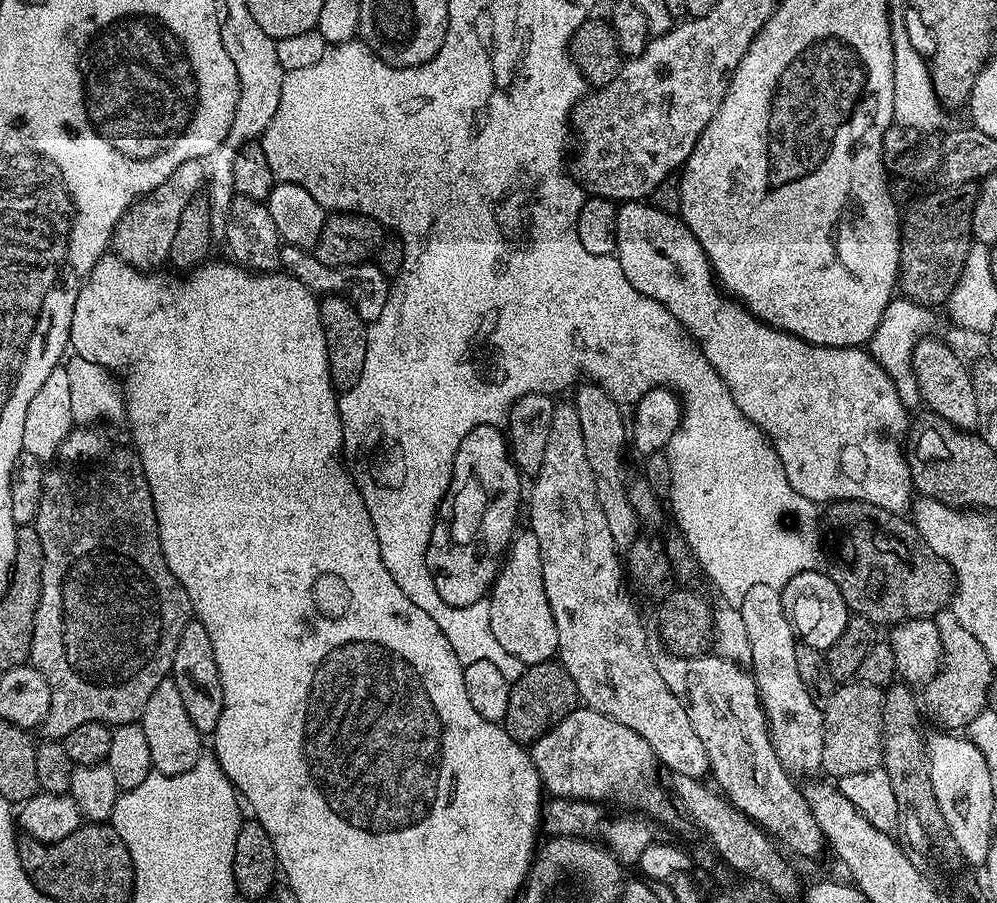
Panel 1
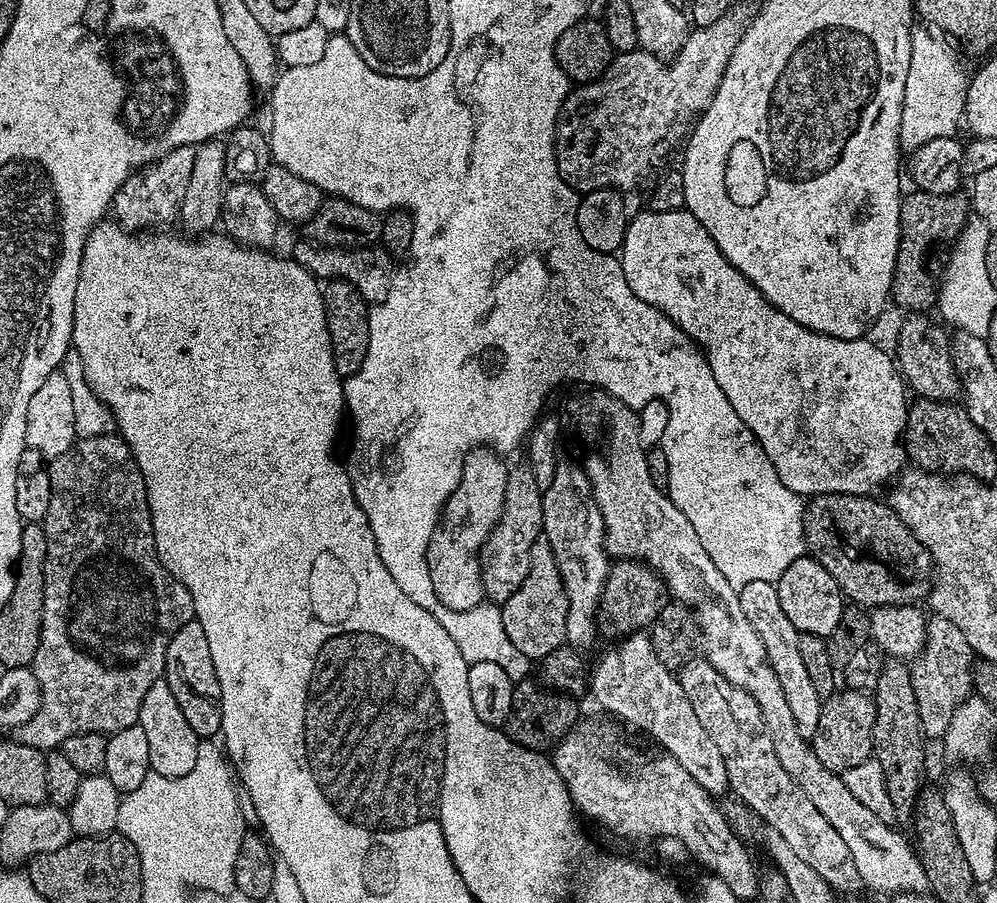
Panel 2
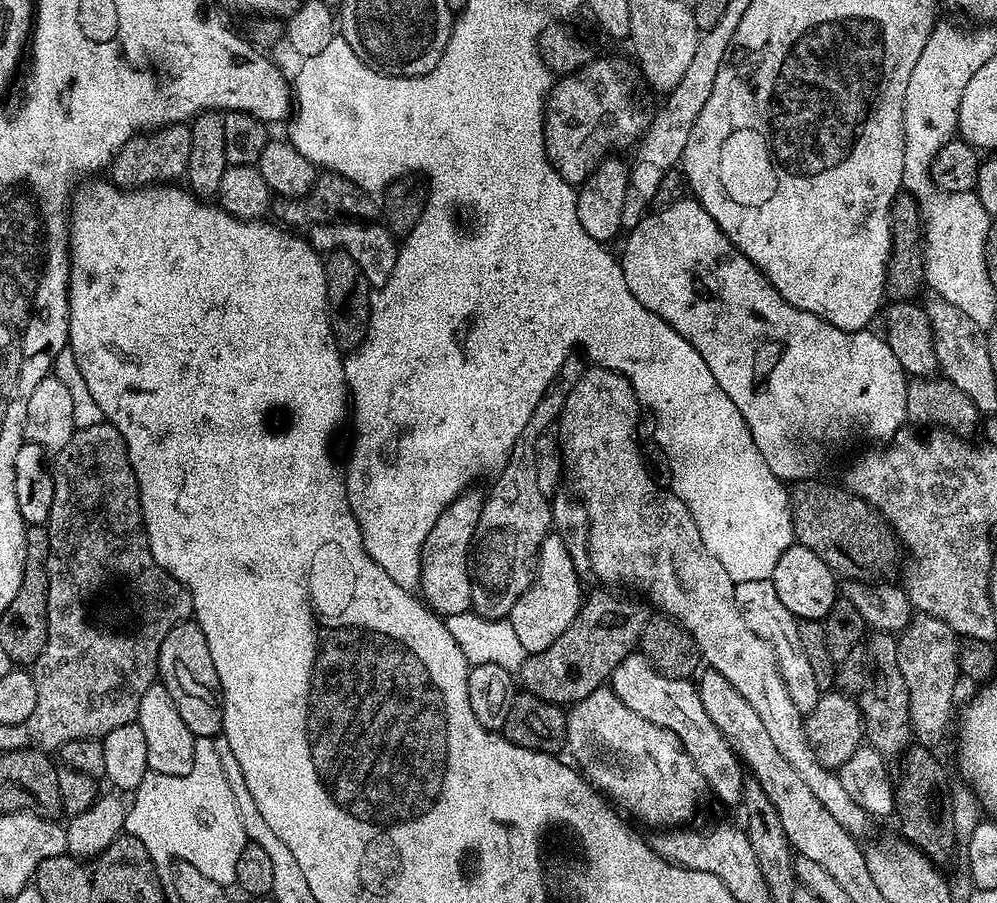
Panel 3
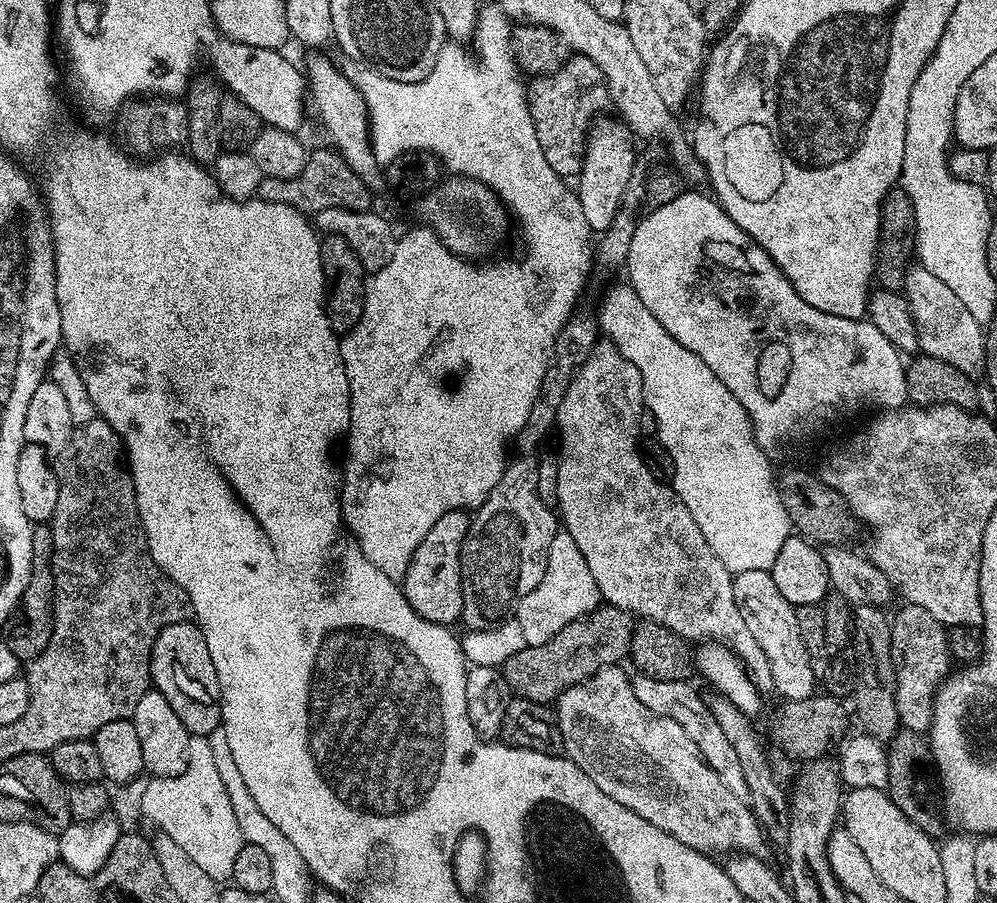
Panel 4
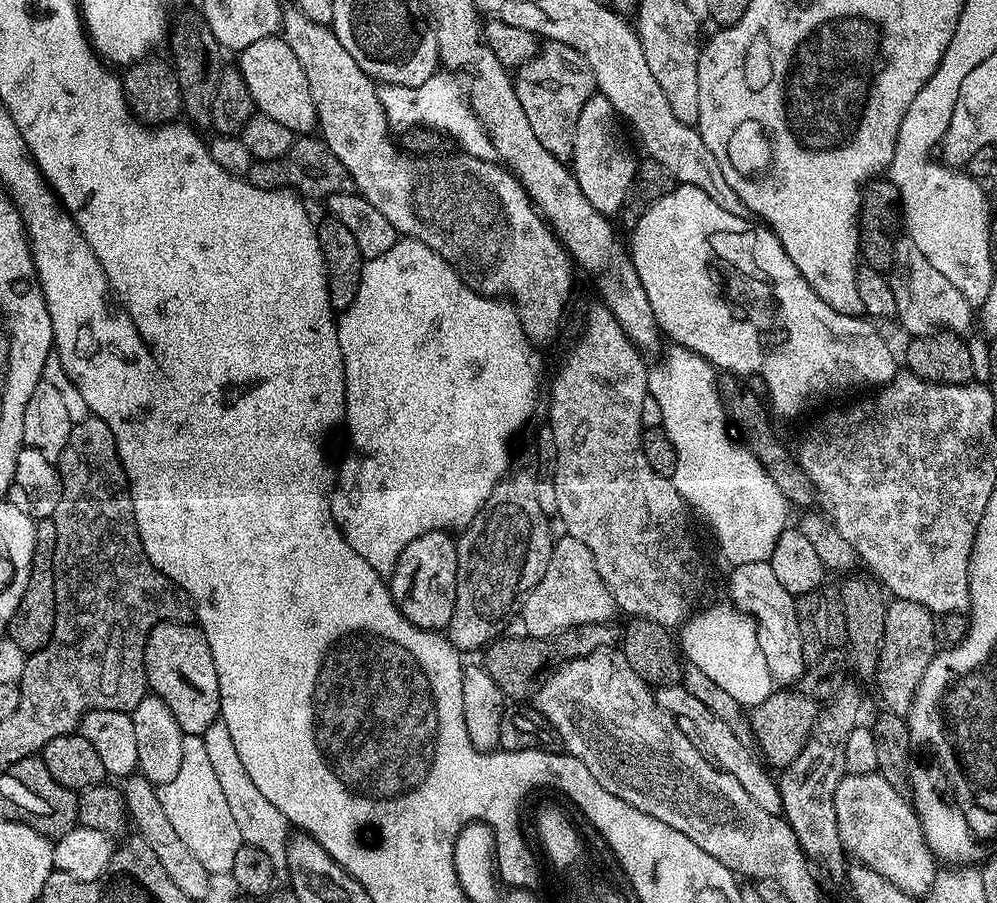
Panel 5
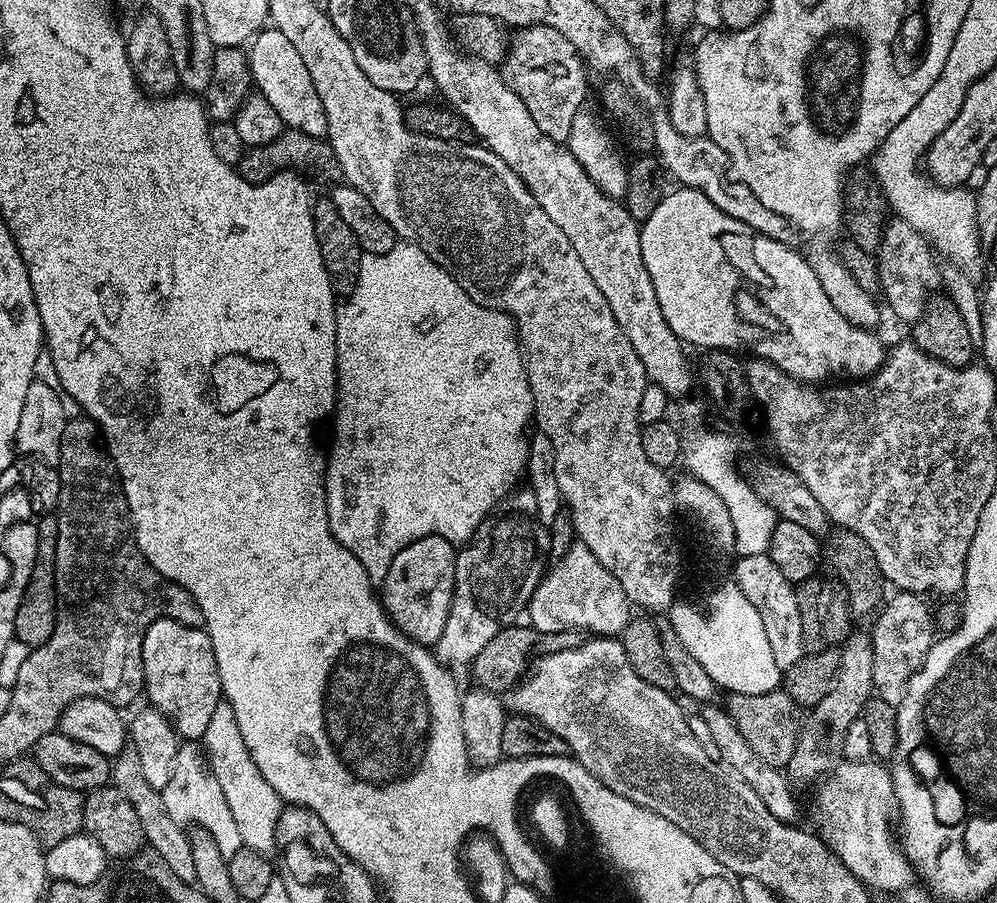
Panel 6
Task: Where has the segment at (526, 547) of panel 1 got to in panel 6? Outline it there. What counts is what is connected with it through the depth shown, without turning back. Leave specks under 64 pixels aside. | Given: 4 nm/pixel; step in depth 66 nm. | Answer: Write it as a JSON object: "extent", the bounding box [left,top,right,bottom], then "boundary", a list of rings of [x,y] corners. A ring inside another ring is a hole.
{"extent":[526,542,630,638],"boundary":[[[574,542],[568,547],[568,553],[545,571],[530,598],[526,616],[532,619],[529,620],[531,627],[539,632],[583,630],[600,638],[616,638],[628,625],[628,611],[630,605],[618,578],[602,566],[585,544]]]}

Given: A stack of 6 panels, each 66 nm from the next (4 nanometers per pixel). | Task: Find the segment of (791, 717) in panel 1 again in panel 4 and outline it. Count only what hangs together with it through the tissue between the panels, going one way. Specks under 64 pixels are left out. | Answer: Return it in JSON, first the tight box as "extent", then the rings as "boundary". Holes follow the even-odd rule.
{"extent":[732,570,817,701],"boundary":[[[744,570],[732,577],[734,598],[740,607],[742,618],[750,630],[750,634],[762,646],[766,658],[770,662],[772,682],[775,691],[784,695],[785,701],[805,700],[816,691],[817,669],[812,667],[810,654],[806,654],[806,646],[802,646],[802,634],[798,634],[798,618],[793,604],[782,598],[778,586],[774,586],[774,578],[769,570]]]}

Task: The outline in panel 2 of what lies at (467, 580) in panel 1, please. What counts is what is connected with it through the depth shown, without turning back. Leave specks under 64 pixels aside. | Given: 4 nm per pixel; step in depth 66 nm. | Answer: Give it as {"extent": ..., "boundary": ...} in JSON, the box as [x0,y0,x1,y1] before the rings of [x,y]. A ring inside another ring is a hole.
{"extent":[426,446,509,612],"boundary":[[[487,446],[473,448],[468,453],[462,466],[462,478],[444,503],[426,550],[434,594],[438,594],[442,606],[450,606],[450,610],[455,612],[474,610],[474,606],[486,600],[480,573],[480,545],[502,514],[509,465],[500,460],[503,459]]]}

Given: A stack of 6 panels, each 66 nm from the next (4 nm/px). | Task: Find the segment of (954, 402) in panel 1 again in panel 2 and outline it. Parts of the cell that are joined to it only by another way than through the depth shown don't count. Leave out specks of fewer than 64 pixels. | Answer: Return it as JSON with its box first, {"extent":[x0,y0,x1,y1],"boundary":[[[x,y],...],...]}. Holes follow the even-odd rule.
{"extent":[894,313,961,401],"boundary":[[[911,313],[900,326],[900,336],[896,340],[896,352],[894,358],[897,368],[905,380],[905,385],[921,399],[953,401],[959,397],[961,386],[956,377],[956,367],[953,365],[951,339],[945,334],[943,325],[936,326],[927,315],[923,313]]]}

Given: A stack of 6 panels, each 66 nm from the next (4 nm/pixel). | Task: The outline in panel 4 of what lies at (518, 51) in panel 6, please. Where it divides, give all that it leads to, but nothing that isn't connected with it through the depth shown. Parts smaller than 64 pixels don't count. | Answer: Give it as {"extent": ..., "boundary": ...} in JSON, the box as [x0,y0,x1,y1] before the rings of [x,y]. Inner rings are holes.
{"extent":[527,54,610,178],"boundary":[[[572,54],[553,72],[535,77],[527,89],[530,114],[538,134],[538,146],[542,146],[542,154],[546,154],[550,170],[562,178],[579,177],[589,128],[605,111],[603,108],[607,109],[610,104],[608,84],[604,81],[602,70],[598,70],[590,58]]]}

